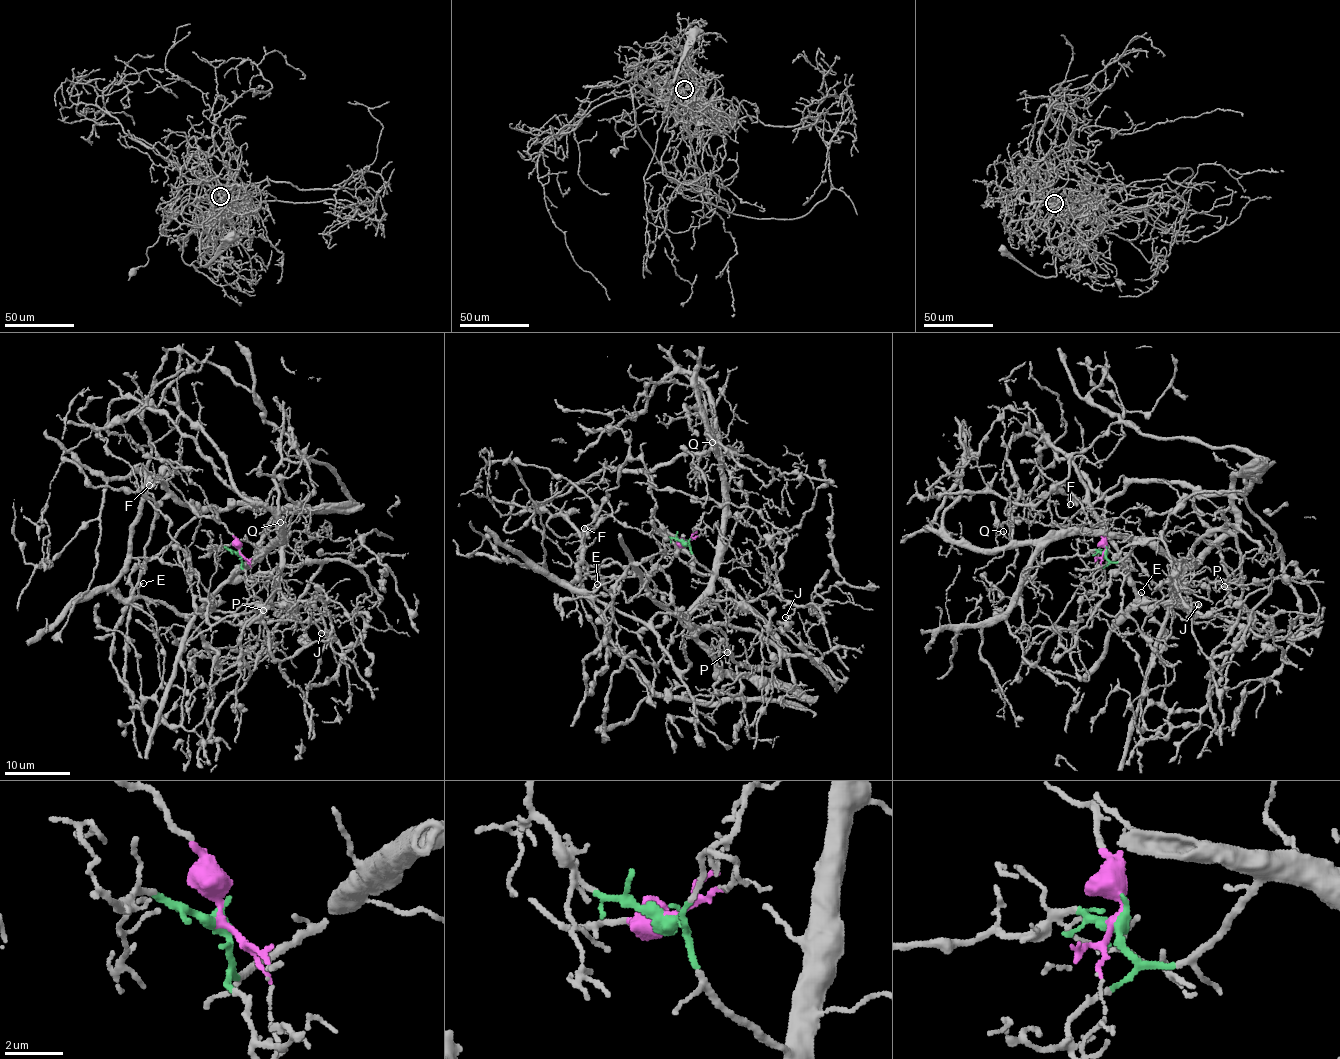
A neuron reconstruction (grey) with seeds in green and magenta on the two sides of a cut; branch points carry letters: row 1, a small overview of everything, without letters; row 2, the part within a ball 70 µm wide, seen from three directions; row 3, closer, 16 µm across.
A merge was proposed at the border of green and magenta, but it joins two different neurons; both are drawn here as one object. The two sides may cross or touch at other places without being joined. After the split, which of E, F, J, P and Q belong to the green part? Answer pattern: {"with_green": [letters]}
{"with_green": ["J", "P", "Q"]}

